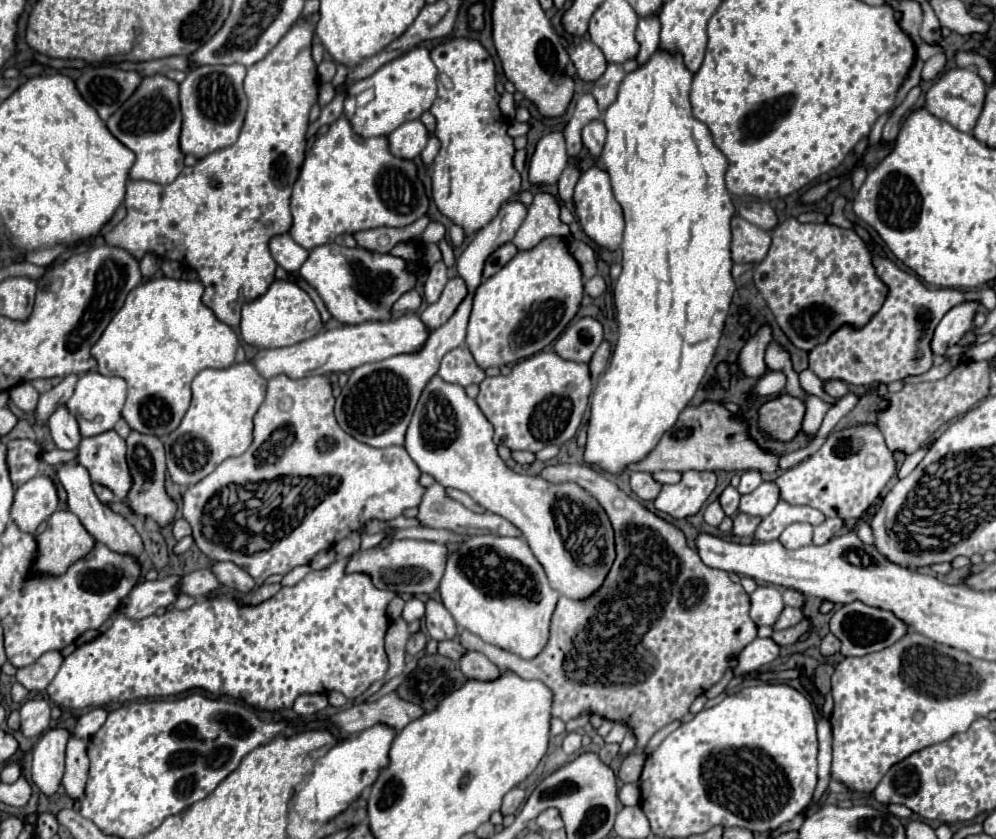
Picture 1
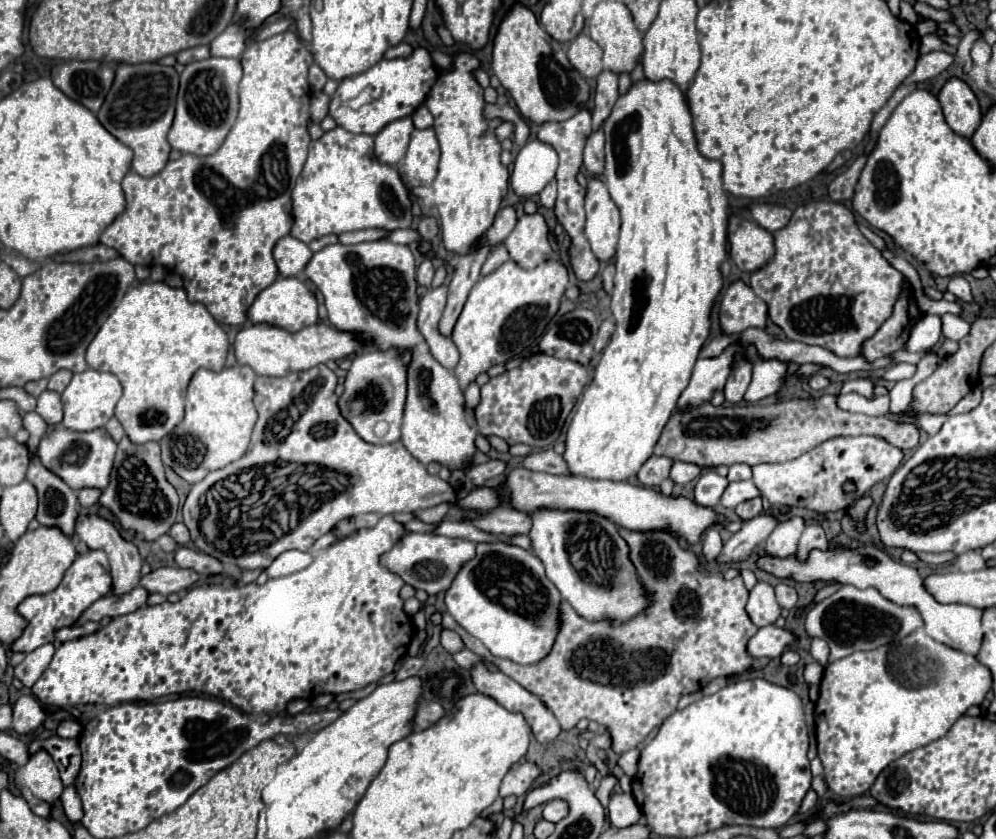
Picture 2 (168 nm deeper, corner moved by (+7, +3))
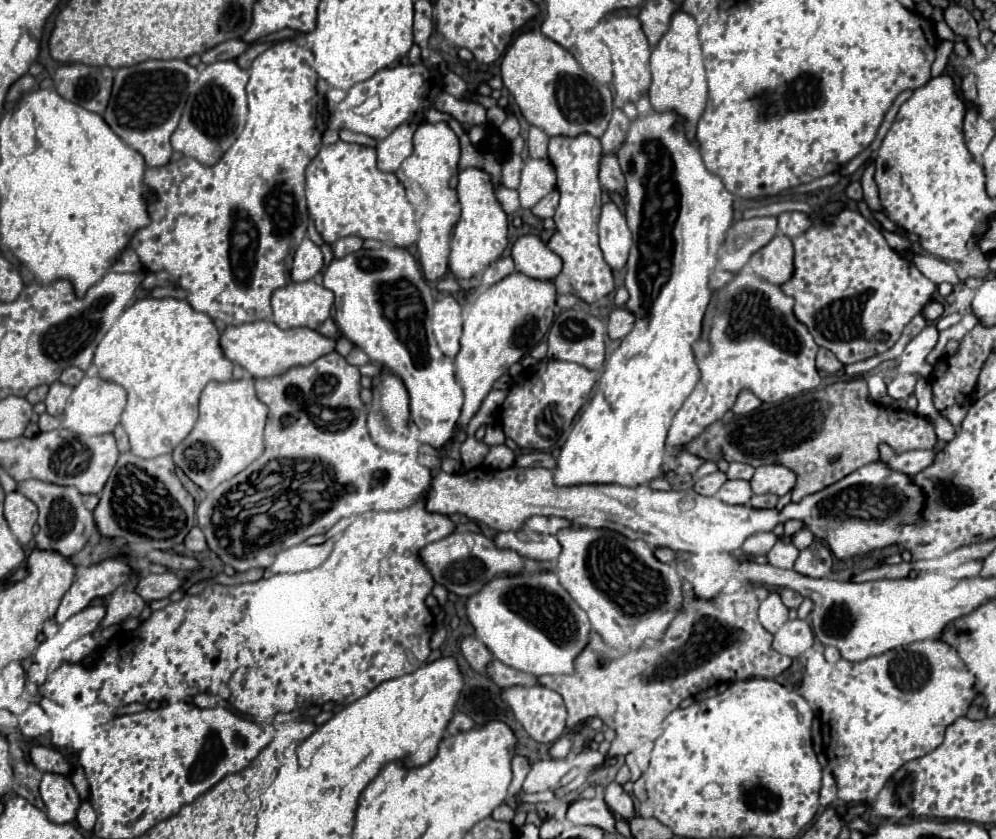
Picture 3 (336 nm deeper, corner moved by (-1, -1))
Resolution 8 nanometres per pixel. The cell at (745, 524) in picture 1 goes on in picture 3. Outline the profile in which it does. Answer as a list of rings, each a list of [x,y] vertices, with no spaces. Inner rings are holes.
[[[763,494],[763,496],[753,496],[753,498],[749,500],[749,504],[751,504],[753,508],[775,508],[777,500],[779,500],[779,496]]]

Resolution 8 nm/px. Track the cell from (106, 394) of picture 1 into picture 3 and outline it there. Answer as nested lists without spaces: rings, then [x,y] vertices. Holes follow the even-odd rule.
[[[85,376],[73,388],[63,414],[57,416],[61,420],[59,428],[73,432],[77,438],[93,438],[93,436],[101,436],[101,434],[113,434],[117,441],[119,456],[121,456],[125,452],[131,452],[129,436],[125,434],[125,430],[121,426],[121,416],[123,416],[125,402],[127,402],[127,392],[125,392],[123,386],[119,386],[115,382],[107,382],[107,380],[99,378],[99,376],[93,376],[93,378]]]

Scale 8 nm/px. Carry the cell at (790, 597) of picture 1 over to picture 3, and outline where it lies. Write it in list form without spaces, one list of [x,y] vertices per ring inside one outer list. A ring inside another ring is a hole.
[[[783,588],[783,590],[779,592],[779,596],[781,596],[781,600],[783,600],[783,604],[785,604],[787,608],[799,608],[801,602],[803,602],[803,596],[797,594],[797,592],[791,592],[789,588]]]

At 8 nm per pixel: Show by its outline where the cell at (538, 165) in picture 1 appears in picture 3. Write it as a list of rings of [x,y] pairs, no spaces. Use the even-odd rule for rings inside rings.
[[[527,160],[521,172],[521,184],[519,184],[519,200],[521,208],[533,208],[543,196],[555,190],[555,170],[551,162],[545,160]]]

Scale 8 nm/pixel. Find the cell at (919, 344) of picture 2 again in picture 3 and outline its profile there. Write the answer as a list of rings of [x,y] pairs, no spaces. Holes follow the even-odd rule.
[[[925,326],[903,350],[903,354],[897,358],[897,366],[891,368],[891,374],[917,374],[927,378],[933,370],[931,364],[927,364],[927,354],[935,348],[937,344],[937,328],[935,326]]]

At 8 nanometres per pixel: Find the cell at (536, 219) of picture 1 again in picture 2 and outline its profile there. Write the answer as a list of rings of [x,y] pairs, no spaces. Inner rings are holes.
[[[523,214],[505,240],[509,256],[521,268],[535,268],[551,256],[547,234],[549,226],[541,214]]]

